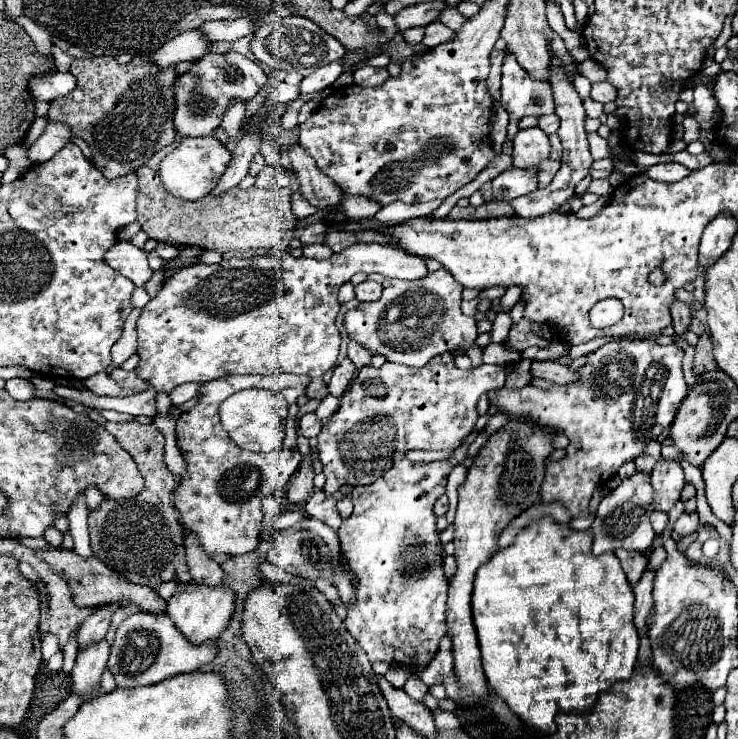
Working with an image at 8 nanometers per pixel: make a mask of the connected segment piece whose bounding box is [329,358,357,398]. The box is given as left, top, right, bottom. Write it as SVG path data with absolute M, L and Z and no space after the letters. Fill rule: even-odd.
M345 358L345 360L333 370L333 376L331 376L331 382L329 382L329 392L339 398L339 396L347 390L347 384L353 382L355 374L357 374L357 368L351 364L349 358Z

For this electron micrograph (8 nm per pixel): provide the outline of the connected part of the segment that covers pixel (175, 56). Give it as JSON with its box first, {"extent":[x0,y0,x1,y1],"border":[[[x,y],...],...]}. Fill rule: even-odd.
{"extent":[151,30,211,66],"border":[[[189,30],[167,42],[161,50],[151,54],[157,66],[171,66],[185,60],[199,60],[211,52],[211,42],[201,30]]]}

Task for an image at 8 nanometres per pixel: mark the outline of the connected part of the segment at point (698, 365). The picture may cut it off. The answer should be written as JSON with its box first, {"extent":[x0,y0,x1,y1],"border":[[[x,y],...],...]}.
{"extent":[695,334,719,374],"border":[[[703,334],[699,338],[699,344],[695,346],[695,372],[703,374],[709,370],[719,370],[717,362],[713,360],[713,352],[711,352],[711,340],[707,334]]]}

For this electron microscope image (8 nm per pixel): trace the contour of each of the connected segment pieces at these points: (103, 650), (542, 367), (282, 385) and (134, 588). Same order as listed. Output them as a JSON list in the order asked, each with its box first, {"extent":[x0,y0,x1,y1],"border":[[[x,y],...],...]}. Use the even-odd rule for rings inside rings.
[{"extent":[71,640,111,698],"border":[[[107,640],[95,642],[95,644],[79,650],[73,672],[71,672],[75,694],[83,694],[87,698],[99,696],[99,682],[101,682],[101,674],[103,674],[105,666],[107,666],[109,650],[111,650],[111,646]]]},{"extent":[531,362,581,384],"border":[[[531,362],[531,374],[533,378],[545,378],[553,384],[575,384],[581,380],[581,374],[573,368],[561,366],[559,362]]]},{"extent":[173,374,309,556],"border":[[[275,374],[275,376],[223,376],[219,380],[207,382],[199,386],[197,392],[197,404],[189,410],[183,412],[177,420],[177,432],[179,432],[179,448],[183,452],[183,458],[187,462],[187,474],[181,478],[181,484],[175,488],[173,492],[173,502],[177,512],[181,514],[183,526],[193,530],[197,534],[197,538],[203,544],[203,550],[209,556],[215,554],[247,554],[257,550],[259,540],[261,540],[261,520],[263,520],[263,512],[261,512],[261,498],[269,496],[281,488],[287,486],[289,478],[295,474],[295,470],[299,468],[301,462],[301,454],[297,450],[297,426],[295,426],[295,416],[297,416],[297,396],[305,394],[305,388],[309,384],[309,378],[305,376],[297,376],[297,374]],[[243,388],[267,388],[267,390],[275,390],[279,394],[285,396],[287,404],[289,404],[289,416],[287,416],[287,426],[285,426],[285,440],[283,446],[275,452],[263,454],[263,452],[249,452],[239,448],[229,434],[223,430],[221,422],[219,422],[219,404],[221,400],[225,400],[227,396],[231,396],[237,390]]]},{"extent":[37,548,165,614],"border":[[[49,548],[49,550],[37,550],[37,556],[49,566],[53,568],[59,576],[63,576],[63,580],[69,584],[71,588],[71,598],[73,604],[77,604],[79,608],[97,608],[101,604],[115,604],[115,602],[135,602],[141,610],[145,612],[153,612],[153,614],[161,614],[165,612],[165,600],[161,596],[157,596],[151,588],[139,586],[139,584],[129,584],[123,576],[117,576],[117,572],[109,570],[101,560],[97,560],[95,556],[91,558],[81,558],[75,552],[69,552],[65,548]]]}]

